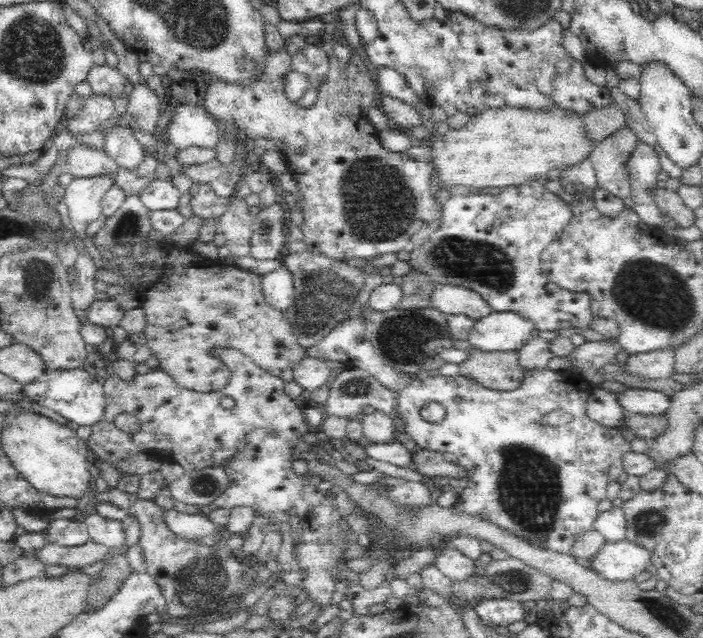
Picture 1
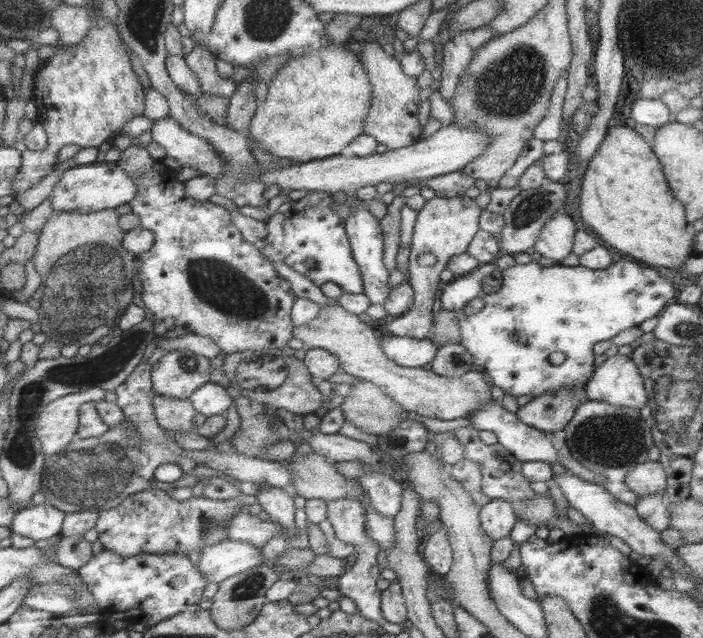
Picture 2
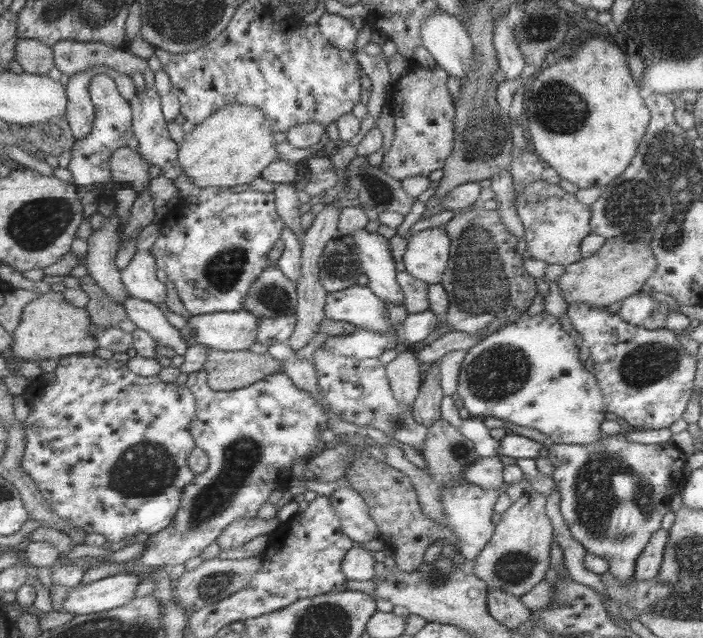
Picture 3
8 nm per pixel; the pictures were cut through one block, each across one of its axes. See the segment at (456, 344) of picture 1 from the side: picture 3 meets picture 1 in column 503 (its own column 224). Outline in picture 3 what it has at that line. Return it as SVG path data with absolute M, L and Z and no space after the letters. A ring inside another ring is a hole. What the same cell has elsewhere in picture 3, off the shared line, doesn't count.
M212 348L204 370L214 389L231 391L266 379L284 370L284 366L270 352L256 354L250 349L225 352Z

